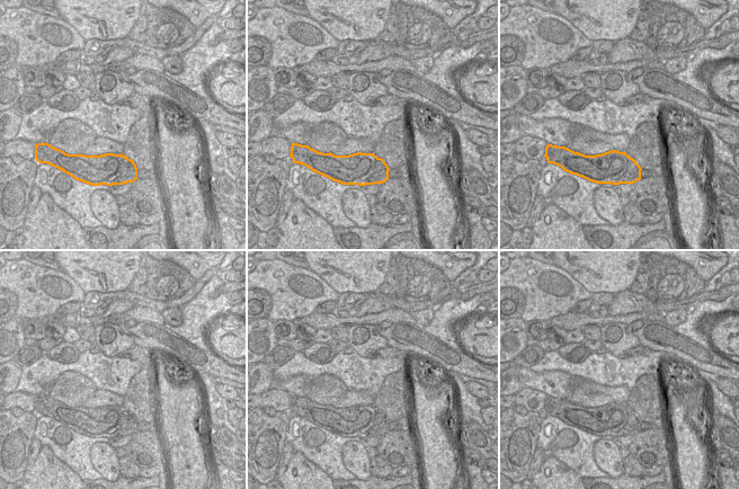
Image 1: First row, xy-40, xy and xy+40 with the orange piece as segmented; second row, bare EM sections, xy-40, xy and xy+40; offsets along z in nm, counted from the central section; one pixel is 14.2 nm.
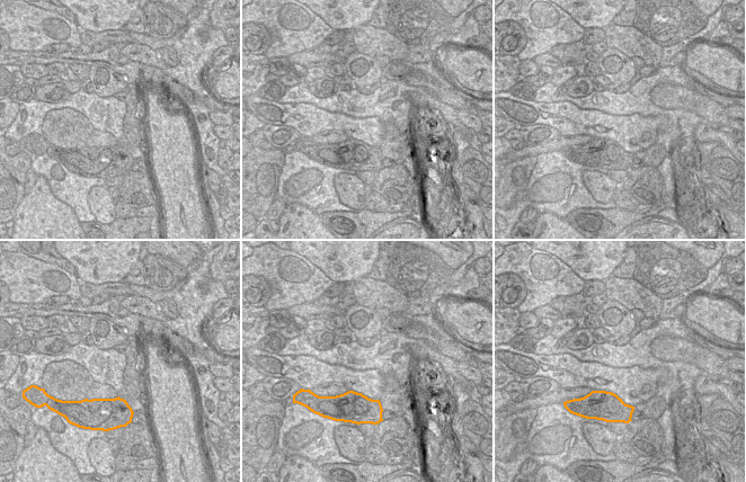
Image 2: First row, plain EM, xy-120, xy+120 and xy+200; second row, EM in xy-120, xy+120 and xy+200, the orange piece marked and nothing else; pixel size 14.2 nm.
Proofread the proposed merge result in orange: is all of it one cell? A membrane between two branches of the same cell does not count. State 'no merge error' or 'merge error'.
merge error

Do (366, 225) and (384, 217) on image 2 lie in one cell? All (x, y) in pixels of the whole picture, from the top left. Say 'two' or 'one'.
one

